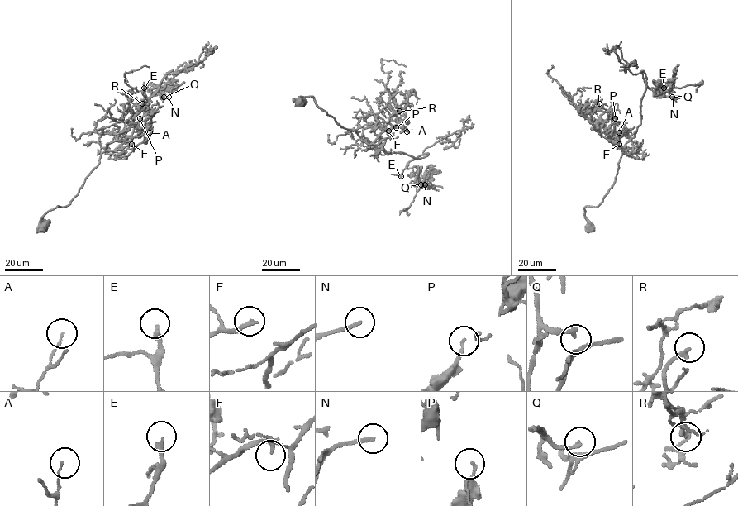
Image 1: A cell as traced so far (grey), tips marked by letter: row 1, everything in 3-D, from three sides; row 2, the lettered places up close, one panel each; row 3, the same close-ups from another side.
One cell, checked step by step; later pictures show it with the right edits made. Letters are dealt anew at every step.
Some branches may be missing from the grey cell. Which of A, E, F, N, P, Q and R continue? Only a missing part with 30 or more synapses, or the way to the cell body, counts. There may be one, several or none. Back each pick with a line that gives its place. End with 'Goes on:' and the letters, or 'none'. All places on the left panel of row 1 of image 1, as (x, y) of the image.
F: place (131, 144)
N: place (169, 97)
Q: place (164, 97)
Goes on: F, N, Q

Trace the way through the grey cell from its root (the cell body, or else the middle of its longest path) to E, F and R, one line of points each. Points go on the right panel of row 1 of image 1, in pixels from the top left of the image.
E: (588, 226), (584, 207), (597, 207), (615, 182), (623, 147), (640, 124), (645, 84), (657, 97), (664, 88)
F: (588, 226), (584, 207), (601, 202), (615, 182), (621, 155), (626, 151), (632, 154), (626, 154), (619, 144)
R: (588, 226), (584, 207), (602, 201), (615, 182), (625, 151), (596, 131), (585, 114), (599, 103)

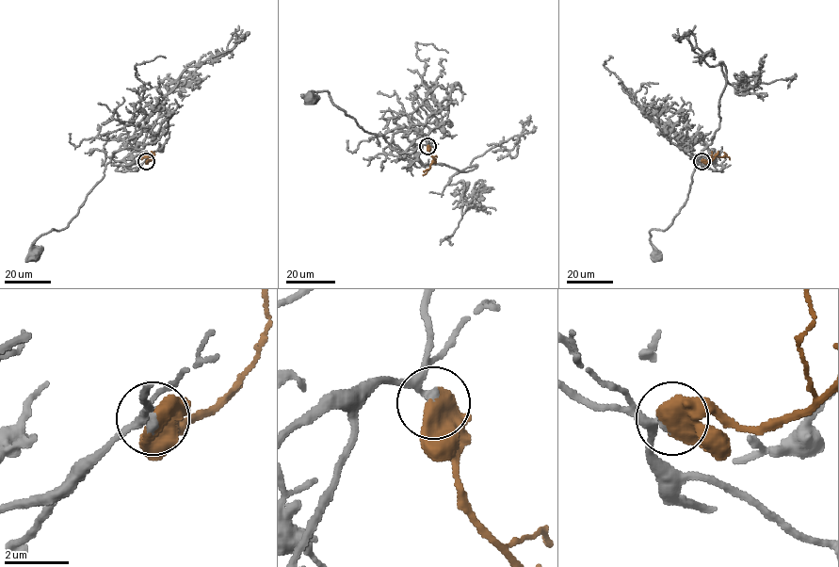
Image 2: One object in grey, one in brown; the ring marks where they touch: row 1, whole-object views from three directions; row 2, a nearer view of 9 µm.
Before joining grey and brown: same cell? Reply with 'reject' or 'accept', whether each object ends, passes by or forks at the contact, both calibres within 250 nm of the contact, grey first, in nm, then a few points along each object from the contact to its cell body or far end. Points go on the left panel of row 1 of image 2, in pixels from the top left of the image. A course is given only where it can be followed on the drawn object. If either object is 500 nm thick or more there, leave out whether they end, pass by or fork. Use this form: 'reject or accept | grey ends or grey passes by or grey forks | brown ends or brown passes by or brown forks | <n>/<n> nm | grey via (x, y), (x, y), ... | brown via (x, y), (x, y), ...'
accept | 240/550 nm | grey via (146, 160), (130, 169), (110, 161), (78, 213), (61, 230), (42, 234), (35, 241), (34, 254) | brown via (146, 160), (153, 156), (141, 159)

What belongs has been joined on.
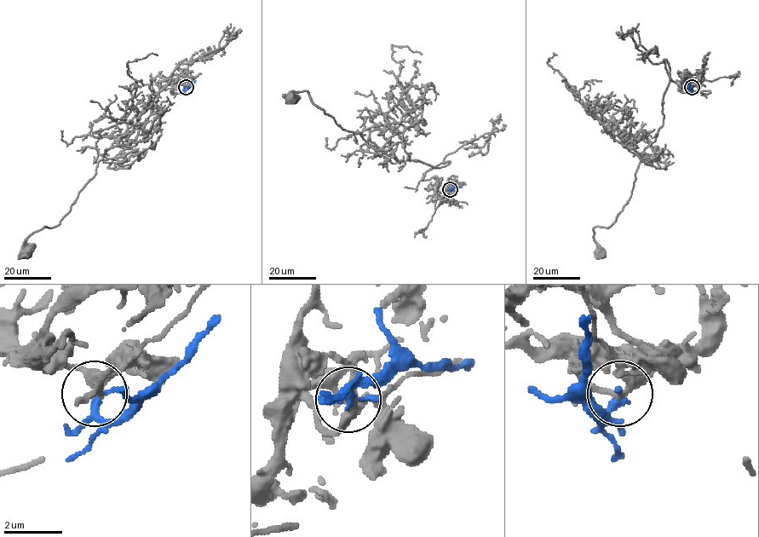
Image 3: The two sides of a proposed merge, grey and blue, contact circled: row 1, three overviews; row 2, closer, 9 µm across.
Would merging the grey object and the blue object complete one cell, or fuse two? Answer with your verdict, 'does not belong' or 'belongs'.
does not belong

